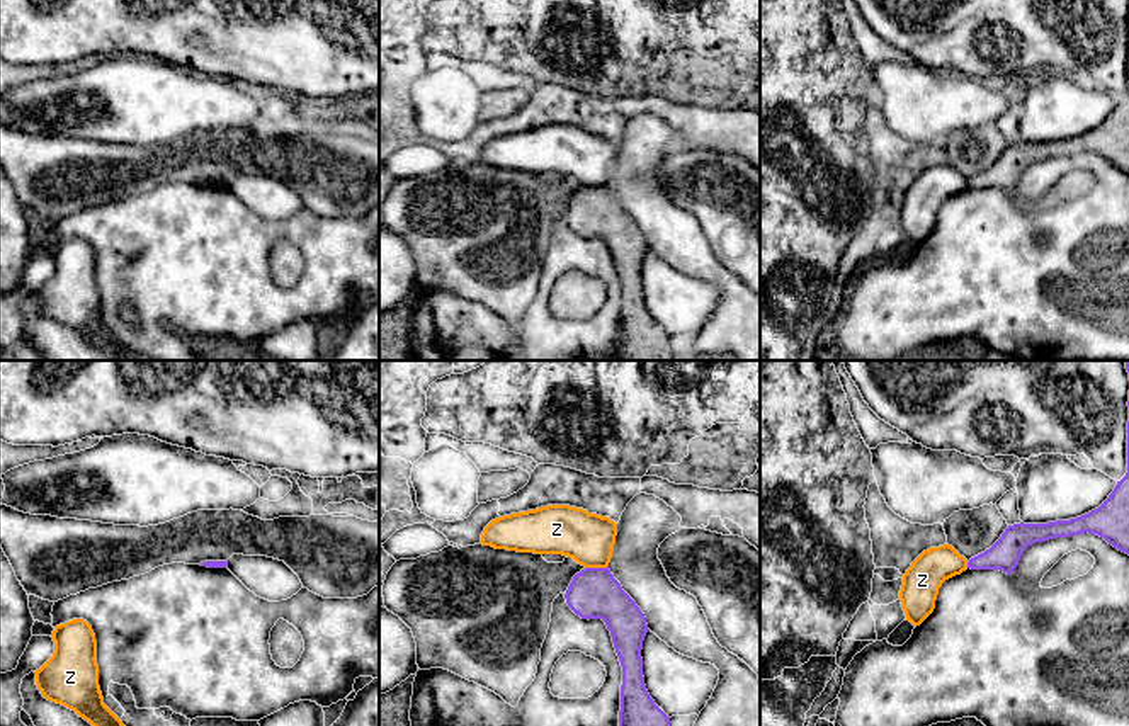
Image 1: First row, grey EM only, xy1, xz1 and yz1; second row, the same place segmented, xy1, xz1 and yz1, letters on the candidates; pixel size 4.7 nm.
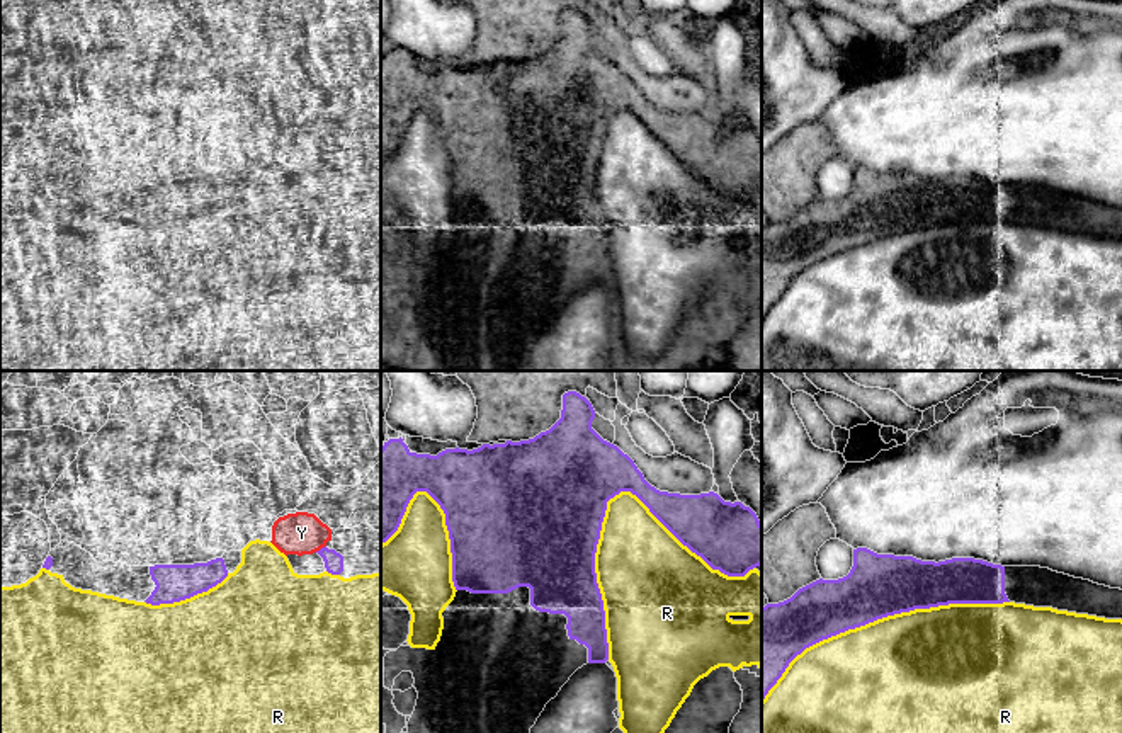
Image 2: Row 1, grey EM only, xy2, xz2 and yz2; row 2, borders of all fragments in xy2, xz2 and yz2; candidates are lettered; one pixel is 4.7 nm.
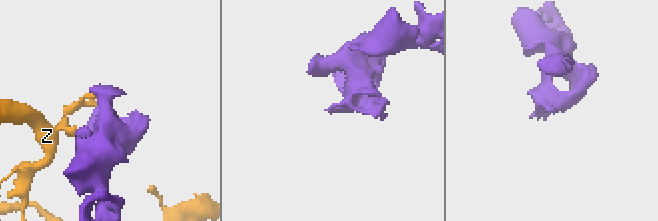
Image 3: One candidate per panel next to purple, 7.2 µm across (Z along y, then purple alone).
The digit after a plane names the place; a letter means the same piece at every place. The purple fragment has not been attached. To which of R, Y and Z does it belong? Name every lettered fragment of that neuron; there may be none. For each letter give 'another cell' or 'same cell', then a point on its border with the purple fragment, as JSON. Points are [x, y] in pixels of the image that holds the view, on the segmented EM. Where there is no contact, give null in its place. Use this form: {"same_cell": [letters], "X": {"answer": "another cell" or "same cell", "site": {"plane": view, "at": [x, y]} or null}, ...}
{"same_cell": [], "R": {"answer": "another cell", "site": {"plane": "xz2", "at": [606, 507]}}, "Y": {"answer": "another cell", "site": {"plane": "xy2", "at": [322, 548]}}, "Z": {"answer": "another cell", "site": {"plane": "xz1", "at": [595, 568]}}}

